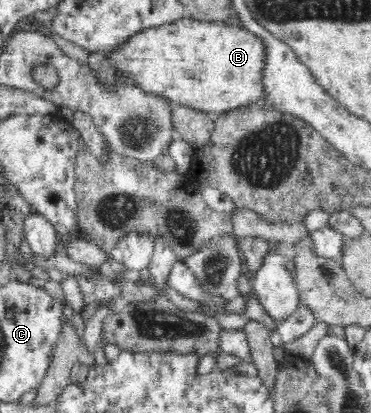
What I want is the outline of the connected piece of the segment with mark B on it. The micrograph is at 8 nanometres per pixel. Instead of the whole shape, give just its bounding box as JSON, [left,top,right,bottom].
[105,16,268,117]

